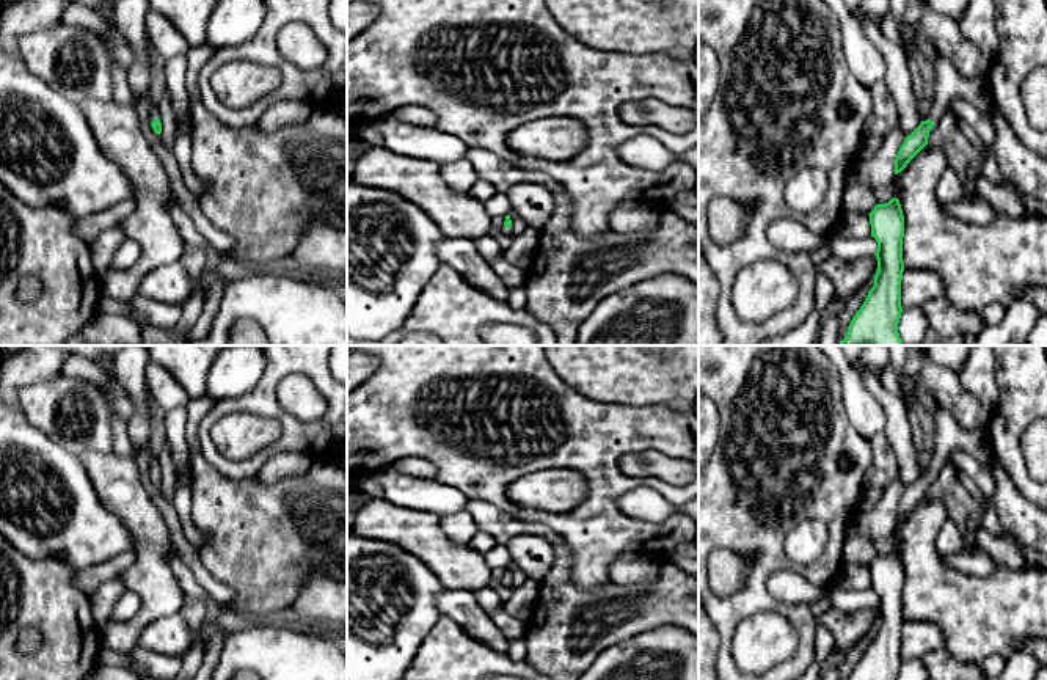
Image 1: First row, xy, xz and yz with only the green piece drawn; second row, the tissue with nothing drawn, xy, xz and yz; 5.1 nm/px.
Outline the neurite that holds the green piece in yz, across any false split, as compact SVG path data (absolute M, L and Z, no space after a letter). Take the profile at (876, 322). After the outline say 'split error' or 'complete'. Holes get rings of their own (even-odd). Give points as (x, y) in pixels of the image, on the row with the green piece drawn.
M892 198L885 204L876 204L868 215L871 237L877 242L874 286L838 345L904 345L898 333L904 272L904 215L899 199Z; complete

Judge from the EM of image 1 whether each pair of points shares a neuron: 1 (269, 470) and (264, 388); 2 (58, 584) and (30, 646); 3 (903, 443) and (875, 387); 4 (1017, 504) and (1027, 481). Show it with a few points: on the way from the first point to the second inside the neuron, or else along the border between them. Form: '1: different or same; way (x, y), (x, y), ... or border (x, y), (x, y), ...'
1: different; border (273, 454), (255, 475)
2: different; border (36, 628), (24, 628), (19, 633), (19, 654)
3: same; way (898, 429), (897, 410), (889, 401)
4: different; border (1002, 470), (1030, 503)

